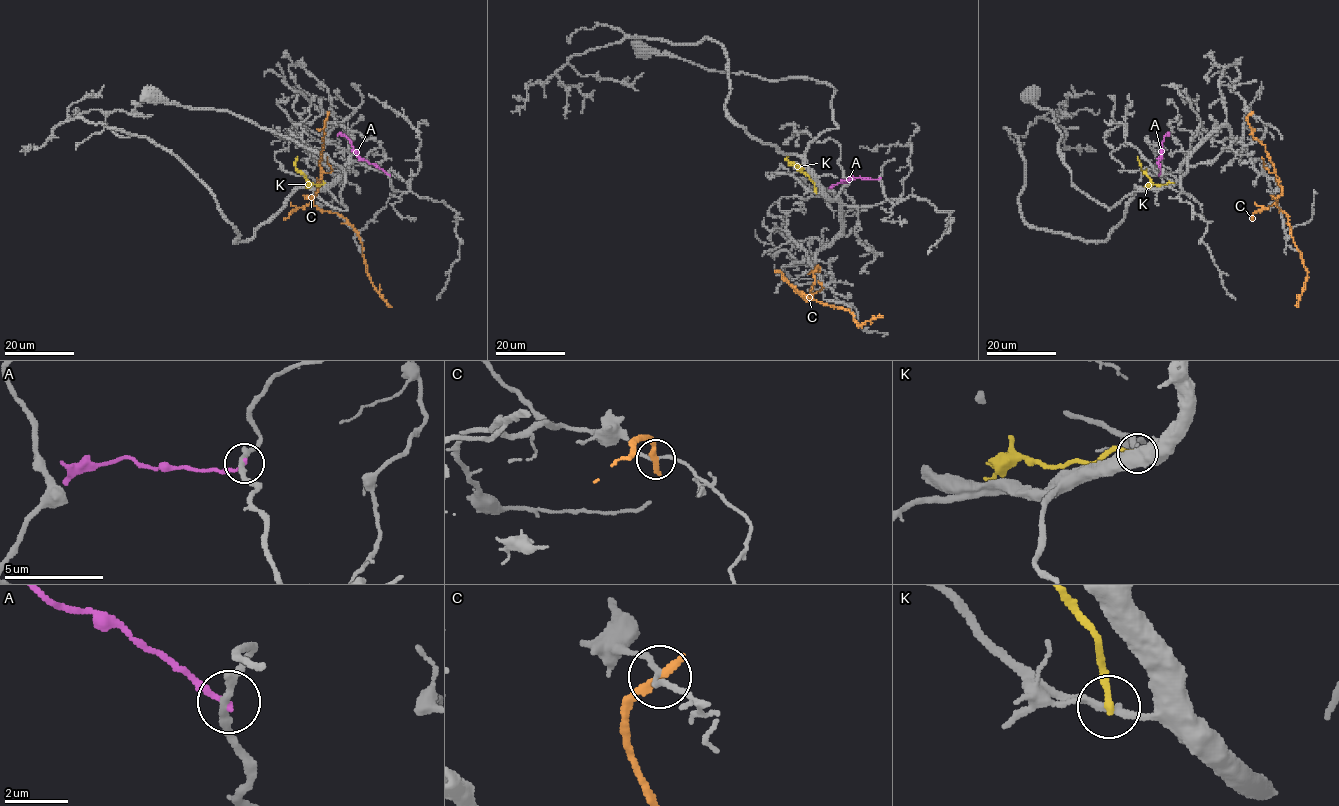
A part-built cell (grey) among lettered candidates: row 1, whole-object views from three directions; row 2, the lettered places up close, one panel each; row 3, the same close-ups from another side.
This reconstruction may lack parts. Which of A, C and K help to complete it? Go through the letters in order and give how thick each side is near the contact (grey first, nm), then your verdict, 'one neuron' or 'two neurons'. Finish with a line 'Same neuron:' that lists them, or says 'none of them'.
A: 260/190 nm | two neurons
C: 140/360 nm | two neurons
K: 240/200 nm | two neurons
Same neuron: none of them

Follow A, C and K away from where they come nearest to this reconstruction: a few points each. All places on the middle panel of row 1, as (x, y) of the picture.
A: (880, 178), (852, 178), (829, 188)
C: (819, 269), (817, 266), (813, 273), (814, 283), (807, 300), (803, 295), (848, 310), (857, 326), (882, 316)
K: (816, 192), (814, 183), (786, 159), (789, 156)

